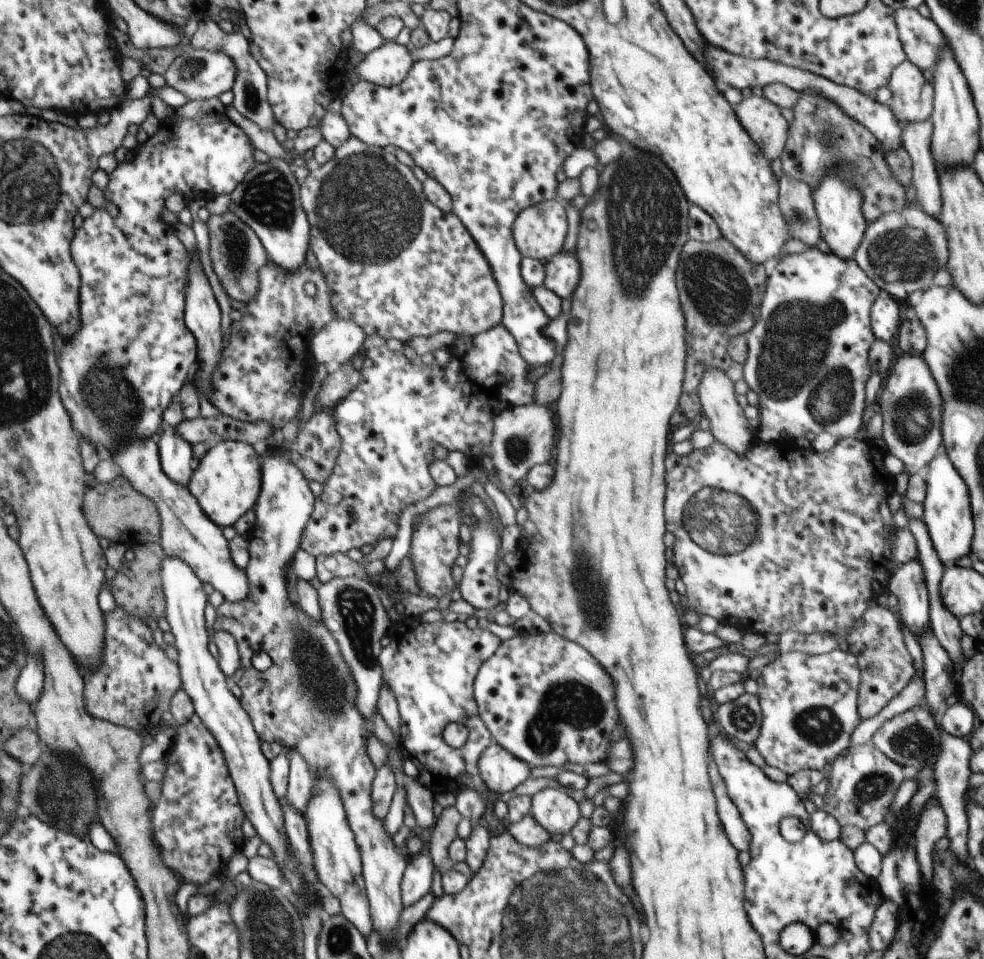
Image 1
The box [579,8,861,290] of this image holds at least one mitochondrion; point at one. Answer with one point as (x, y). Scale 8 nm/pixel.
(798, 216)

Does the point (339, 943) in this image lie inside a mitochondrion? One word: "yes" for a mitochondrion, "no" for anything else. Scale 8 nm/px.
yes

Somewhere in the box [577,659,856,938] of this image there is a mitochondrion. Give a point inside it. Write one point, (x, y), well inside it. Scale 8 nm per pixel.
(818, 726)

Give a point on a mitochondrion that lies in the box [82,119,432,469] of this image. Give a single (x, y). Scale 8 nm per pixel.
(365, 207)

